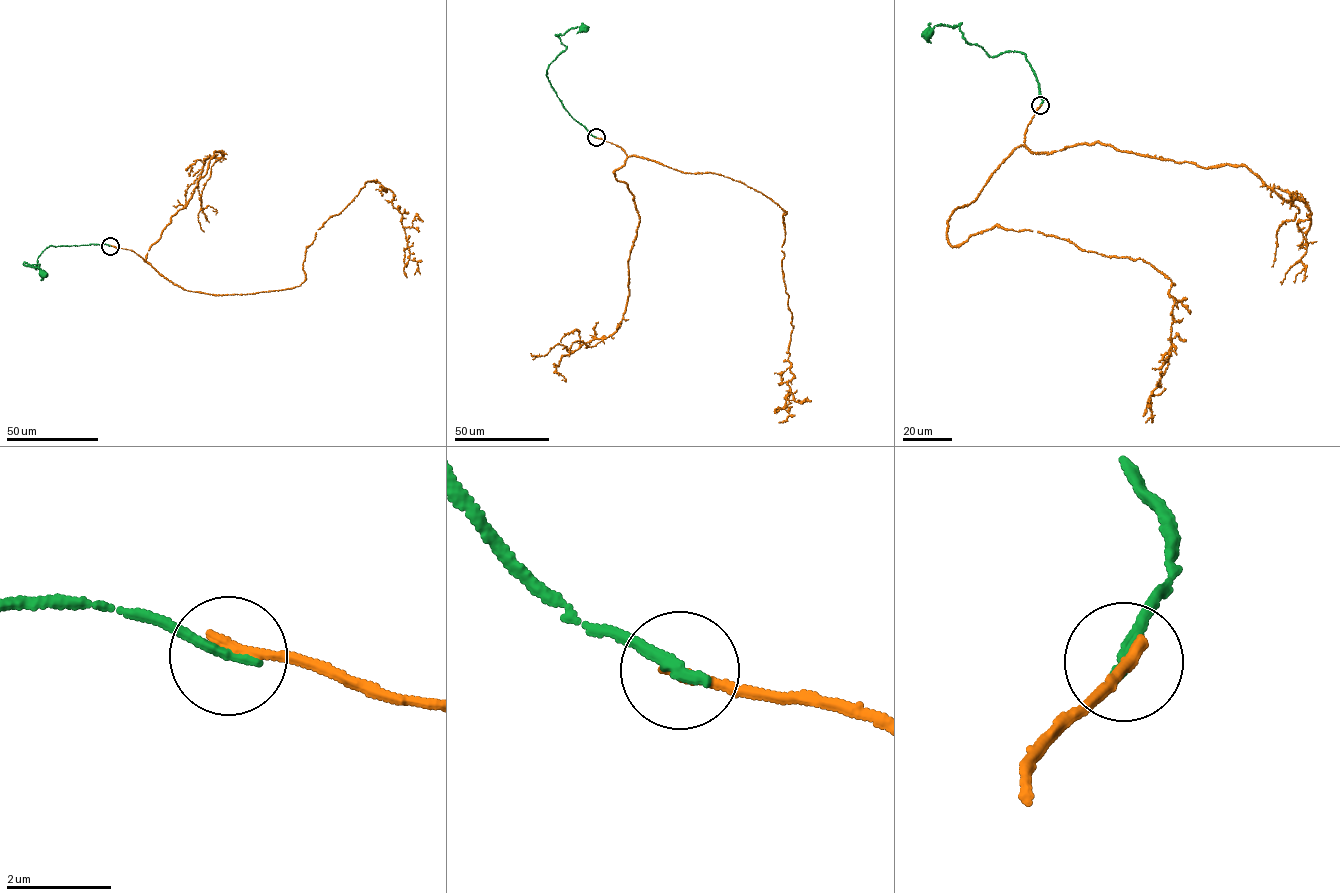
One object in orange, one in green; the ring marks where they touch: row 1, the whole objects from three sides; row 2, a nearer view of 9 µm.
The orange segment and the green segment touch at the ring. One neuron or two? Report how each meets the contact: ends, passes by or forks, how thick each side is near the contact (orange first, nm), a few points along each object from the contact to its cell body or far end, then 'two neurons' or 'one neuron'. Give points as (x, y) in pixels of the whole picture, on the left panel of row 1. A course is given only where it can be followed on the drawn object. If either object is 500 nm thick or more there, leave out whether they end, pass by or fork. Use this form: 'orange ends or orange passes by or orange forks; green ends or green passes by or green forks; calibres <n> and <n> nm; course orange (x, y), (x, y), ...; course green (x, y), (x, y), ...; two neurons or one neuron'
orange ends; green ends; calibres 240 and 240 nm; course orange (110, 245), (190, 291), (286, 289), (304, 281), (318, 229), (376, 179), (401, 213), (414, 274); course green (110, 245), (51, 245), (38, 257), (36, 269), (36, 265), (40, 265), (23, 263), (36, 267), (43, 274); two neurons

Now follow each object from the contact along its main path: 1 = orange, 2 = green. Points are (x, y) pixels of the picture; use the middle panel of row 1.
1: (595, 137), (628, 157), (731, 178), (785, 212), (782, 267), (794, 376), (787, 382), (789, 415), (779, 422)
2: (595, 137), (570, 115), (546, 76), (549, 65), (565, 50), (555, 35), (583, 28)

